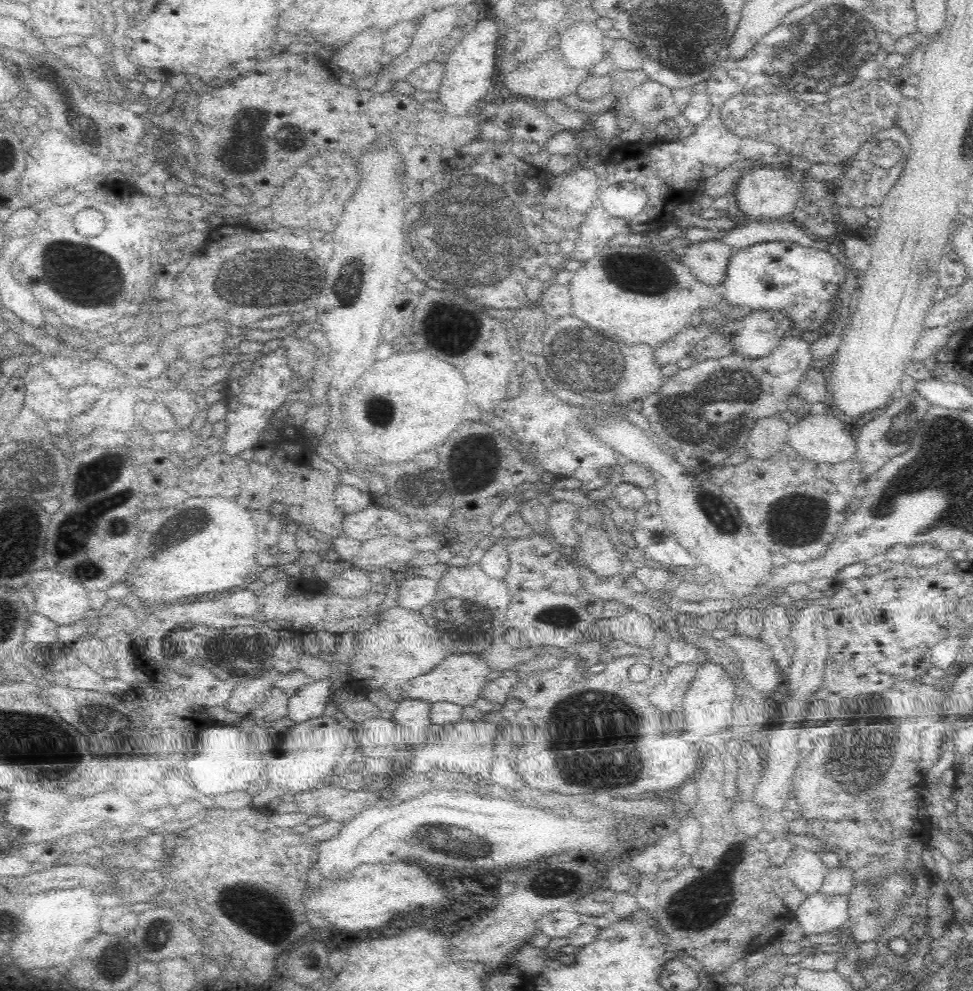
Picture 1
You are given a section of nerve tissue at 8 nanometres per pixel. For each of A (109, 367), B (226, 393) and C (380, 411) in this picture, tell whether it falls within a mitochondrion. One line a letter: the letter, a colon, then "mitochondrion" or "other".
A: other
B: other
C: mitochondrion

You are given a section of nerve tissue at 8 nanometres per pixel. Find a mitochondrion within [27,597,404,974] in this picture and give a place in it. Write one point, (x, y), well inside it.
(242, 903)

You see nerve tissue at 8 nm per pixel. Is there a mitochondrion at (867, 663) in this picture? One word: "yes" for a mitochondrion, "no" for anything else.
no

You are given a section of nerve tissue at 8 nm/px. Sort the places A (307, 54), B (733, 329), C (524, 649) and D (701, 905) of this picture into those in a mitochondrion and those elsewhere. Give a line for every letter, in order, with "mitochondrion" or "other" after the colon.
A: other
B: other
C: other
D: mitochondrion

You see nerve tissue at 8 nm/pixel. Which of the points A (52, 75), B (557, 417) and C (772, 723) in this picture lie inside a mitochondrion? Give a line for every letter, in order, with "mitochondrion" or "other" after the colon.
A: other
B: other
C: other

